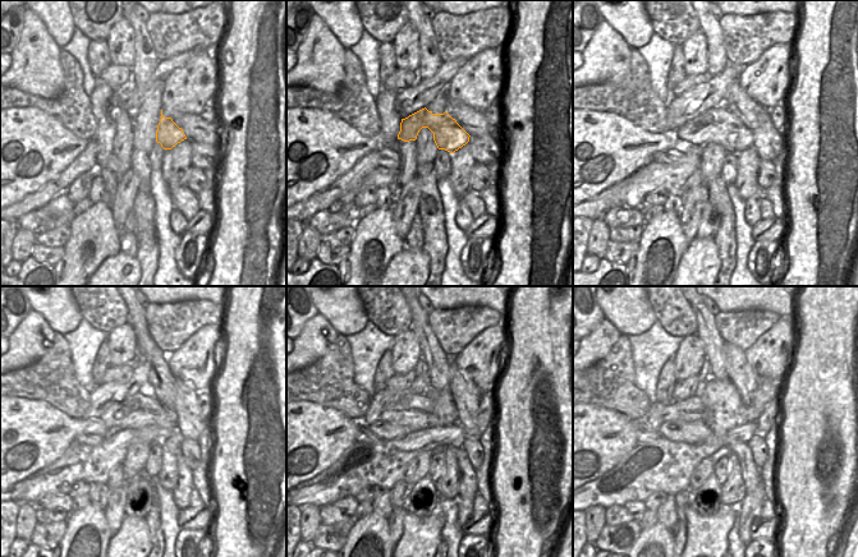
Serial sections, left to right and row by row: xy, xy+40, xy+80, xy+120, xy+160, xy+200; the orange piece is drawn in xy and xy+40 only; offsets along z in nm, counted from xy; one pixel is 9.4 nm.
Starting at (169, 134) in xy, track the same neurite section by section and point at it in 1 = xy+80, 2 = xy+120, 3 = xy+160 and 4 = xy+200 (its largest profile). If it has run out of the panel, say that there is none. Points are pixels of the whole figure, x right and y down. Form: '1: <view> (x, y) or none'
1: xy+80 (719, 125)
2: xy+120 (143, 409)
3: xy+160 (416, 412)
4: xy+200 (692, 409)

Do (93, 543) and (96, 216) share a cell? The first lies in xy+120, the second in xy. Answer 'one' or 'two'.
one

